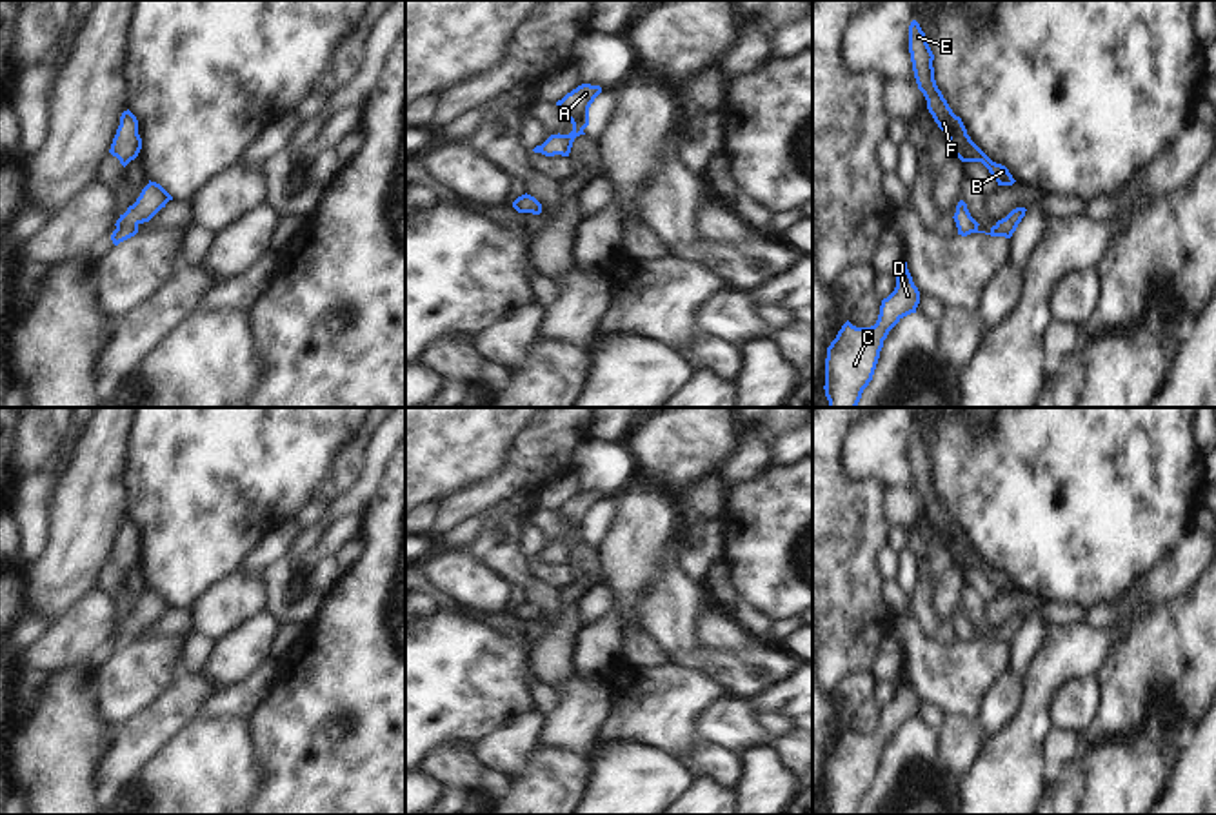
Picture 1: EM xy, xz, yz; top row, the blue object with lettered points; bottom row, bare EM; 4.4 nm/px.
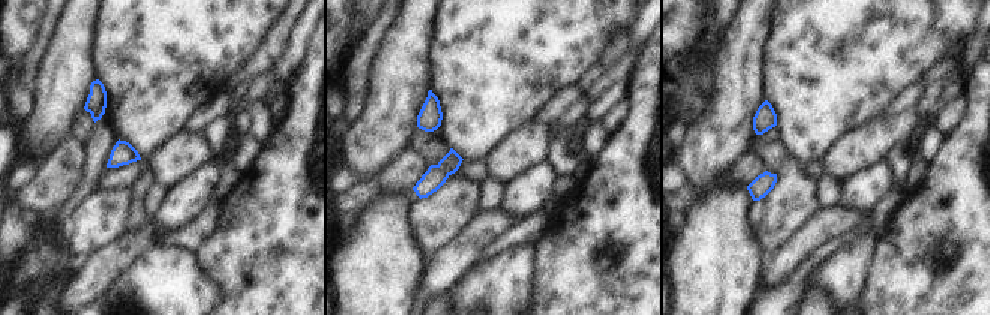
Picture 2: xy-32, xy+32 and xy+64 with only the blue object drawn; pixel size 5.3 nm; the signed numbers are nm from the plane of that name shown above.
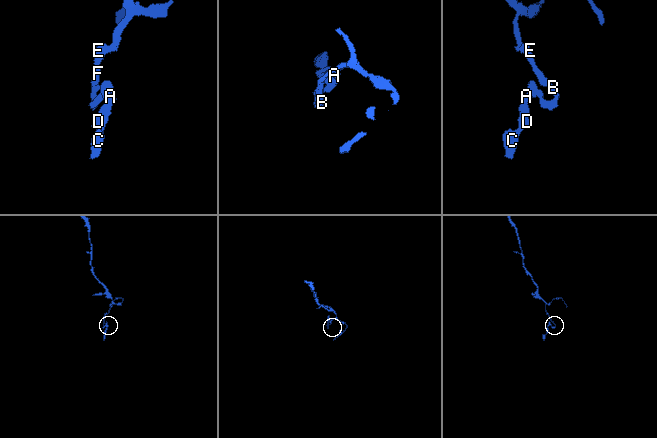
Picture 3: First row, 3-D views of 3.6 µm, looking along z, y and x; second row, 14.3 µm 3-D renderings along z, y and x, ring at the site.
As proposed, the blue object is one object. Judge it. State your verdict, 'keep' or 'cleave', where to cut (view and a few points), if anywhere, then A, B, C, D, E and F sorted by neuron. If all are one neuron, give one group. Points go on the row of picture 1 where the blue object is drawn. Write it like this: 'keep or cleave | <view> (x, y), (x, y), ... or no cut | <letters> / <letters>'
keep | no cut | A B C D E F

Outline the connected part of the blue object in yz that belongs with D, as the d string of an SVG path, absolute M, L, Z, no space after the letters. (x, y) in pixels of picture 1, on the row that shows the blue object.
M903 260L894 291L882 300L874 326L856 327L849 320L827 347L825 397L829 408L856 408L872 380L883 340L907 315L916 313L920 291Z

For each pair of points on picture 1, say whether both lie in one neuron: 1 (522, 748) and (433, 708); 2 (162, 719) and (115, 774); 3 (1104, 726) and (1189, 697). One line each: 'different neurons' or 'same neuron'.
1: different neurons
2: same neuron
3: same neuron

